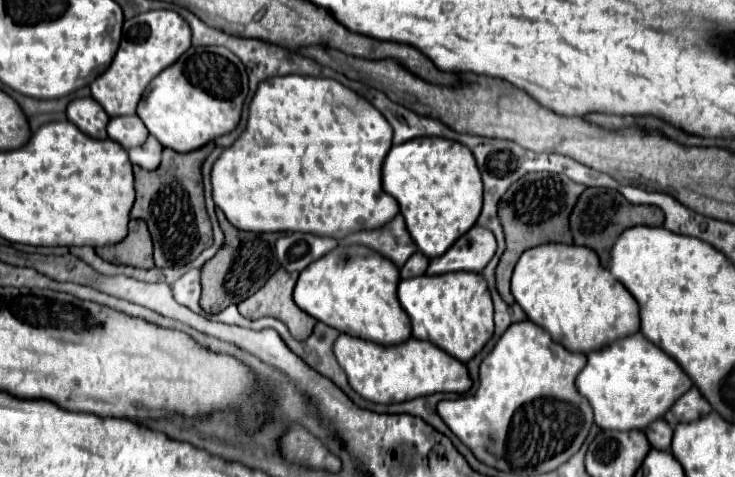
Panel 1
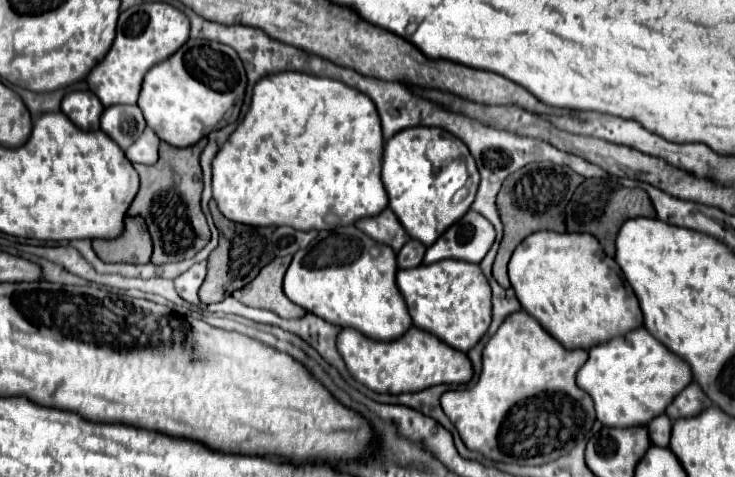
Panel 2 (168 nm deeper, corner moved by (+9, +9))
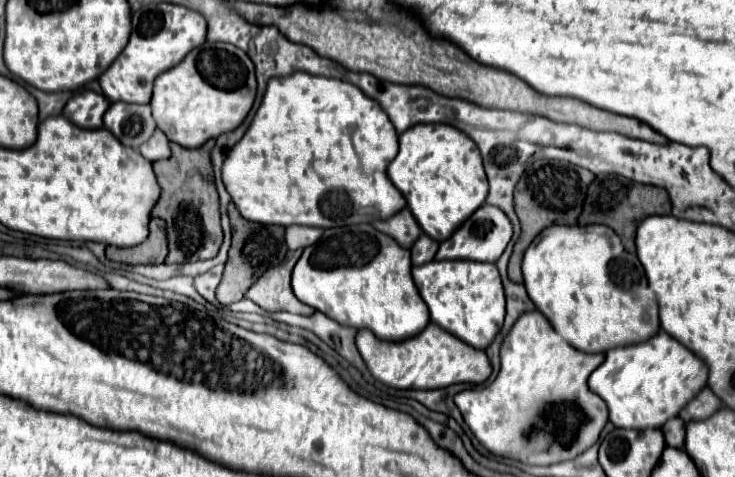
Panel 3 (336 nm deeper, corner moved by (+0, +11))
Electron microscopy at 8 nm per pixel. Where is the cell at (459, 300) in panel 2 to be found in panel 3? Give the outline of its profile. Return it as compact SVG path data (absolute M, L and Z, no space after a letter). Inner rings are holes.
M432 260L412 268L414 282L430 310L430 320L462 342L484 350L504 324L504 288L494 264L470 260Z

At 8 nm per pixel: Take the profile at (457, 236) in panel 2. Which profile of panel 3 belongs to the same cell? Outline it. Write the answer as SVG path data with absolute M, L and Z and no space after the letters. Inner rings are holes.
M482 204L448 240L440 244L436 260L464 258L464 260L476 260L476 262L496 262L504 252L506 244L510 242L510 238L512 238L512 224L508 216L496 206Z

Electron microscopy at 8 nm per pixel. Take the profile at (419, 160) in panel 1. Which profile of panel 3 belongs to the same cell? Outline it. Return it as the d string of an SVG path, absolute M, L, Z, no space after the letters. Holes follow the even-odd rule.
M416 124L400 134L400 152L388 166L388 176L404 194L420 228L438 242L448 240L488 194L488 178L476 144L448 124Z

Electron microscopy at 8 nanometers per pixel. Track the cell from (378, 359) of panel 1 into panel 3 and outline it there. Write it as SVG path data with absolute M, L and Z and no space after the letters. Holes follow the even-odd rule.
M428 324L418 336L412 336L402 342L378 340L370 330L358 330L356 346L362 354L370 374L386 386L398 390L434 390L446 388L450 384L482 384L490 374L492 366L484 350L476 350L470 344L464 344L450 332L444 332L436 324Z

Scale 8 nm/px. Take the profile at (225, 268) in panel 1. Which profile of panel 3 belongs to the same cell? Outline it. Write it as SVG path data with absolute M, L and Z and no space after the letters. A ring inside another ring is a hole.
M230 202L228 206L228 216L232 224L232 246L228 250L228 262L224 268L224 276L216 288L216 300L224 306L244 298L246 290L272 266L280 264L284 254L286 254L286 242L284 242L284 228L282 226L264 226L256 222L244 220L236 206Z

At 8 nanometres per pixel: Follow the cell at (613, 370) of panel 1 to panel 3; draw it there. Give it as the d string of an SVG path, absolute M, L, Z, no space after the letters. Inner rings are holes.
M660 330L646 342L620 346L606 352L606 360L590 374L588 386L610 410L610 422L618 428L660 428L706 386L708 368L678 340Z

